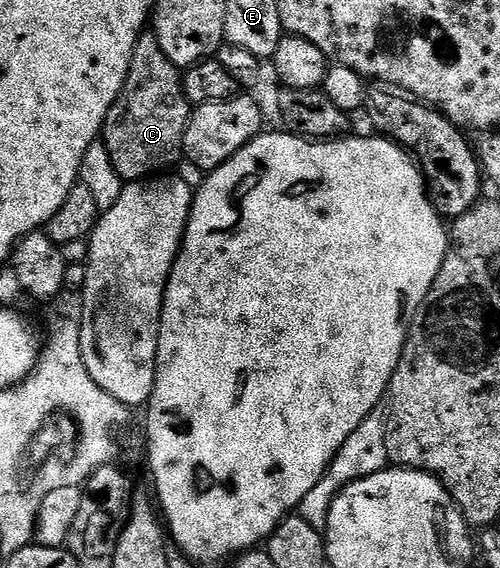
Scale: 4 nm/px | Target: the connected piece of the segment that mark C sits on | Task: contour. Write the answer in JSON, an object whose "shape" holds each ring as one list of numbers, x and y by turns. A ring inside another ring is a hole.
{"shape":[[155,34,141,35,132,54,130,69,122,93,116,99,110,113,106,113,102,132,104,148,110,153,110,161,114,161,114,169,119,173,121,179,125,181,150,179,167,172,164,170,174,166,176,162,181,162,189,114,190,104,184,95,181,72,172,64,170,57,166,57,166,53,162,53]]}

